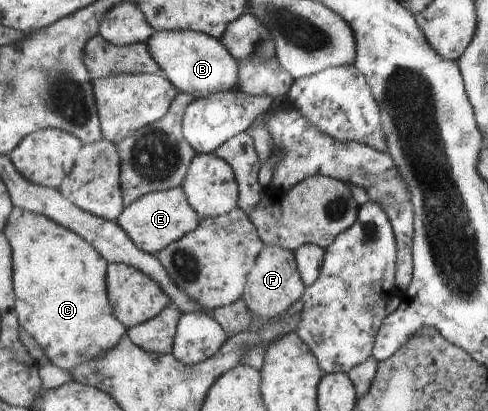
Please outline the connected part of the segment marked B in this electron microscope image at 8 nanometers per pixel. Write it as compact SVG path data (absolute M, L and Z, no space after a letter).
M171 30L155 32L151 39L147 41L152 57L155 57L156 63L165 71L165 75L180 92L186 92L190 95L195 95L197 98L205 98L212 95L214 92L236 90L241 91L237 87L239 82L239 71L241 63L231 51L216 37L207 35L200 31L188 30Z

